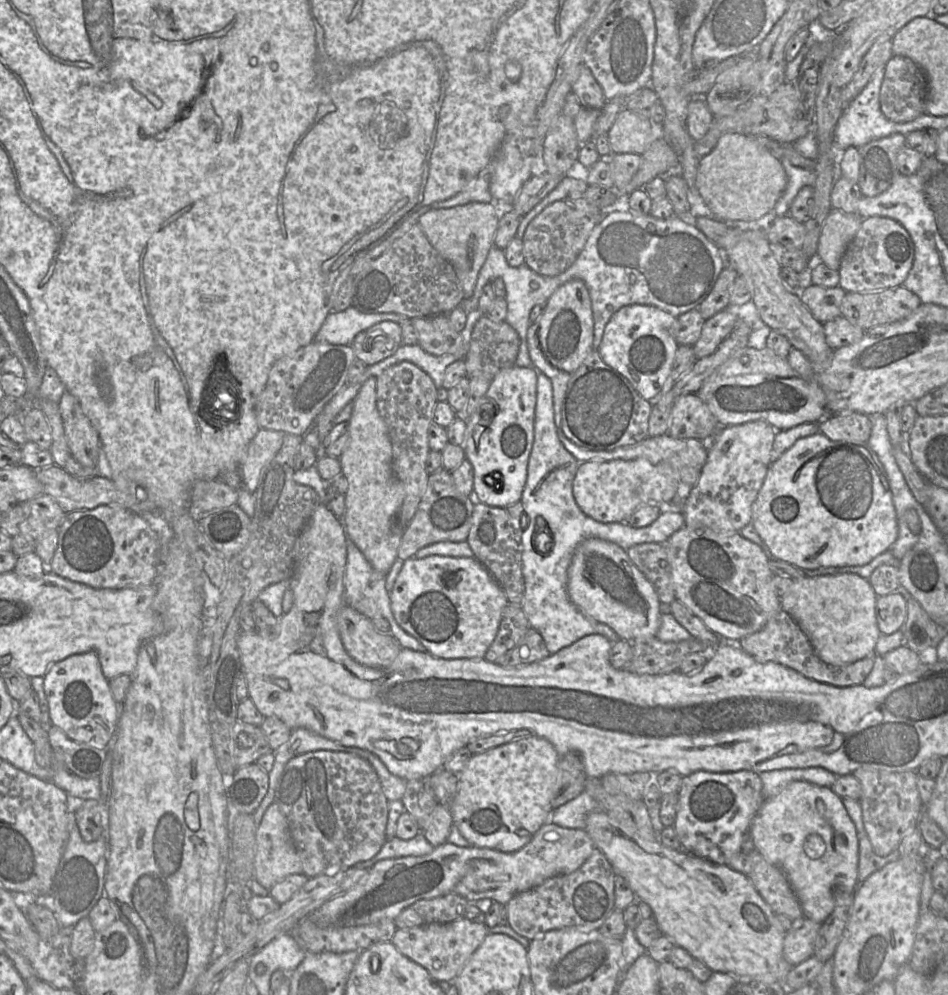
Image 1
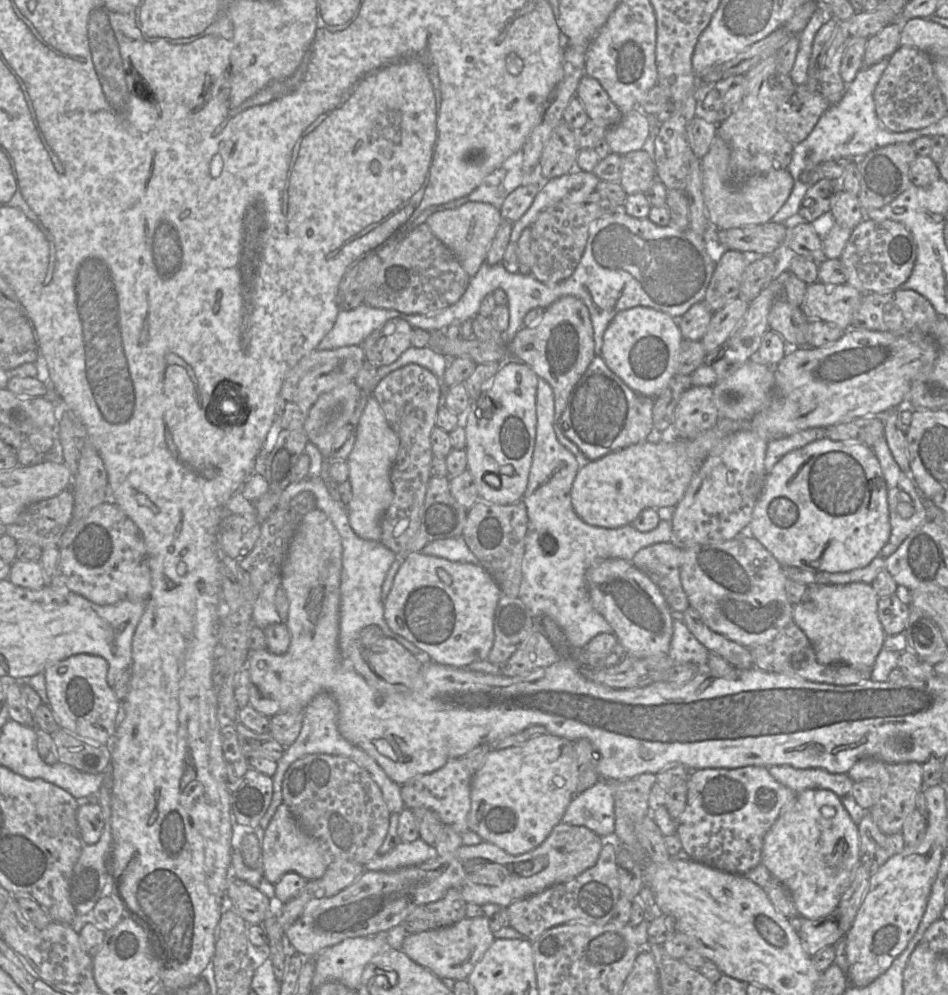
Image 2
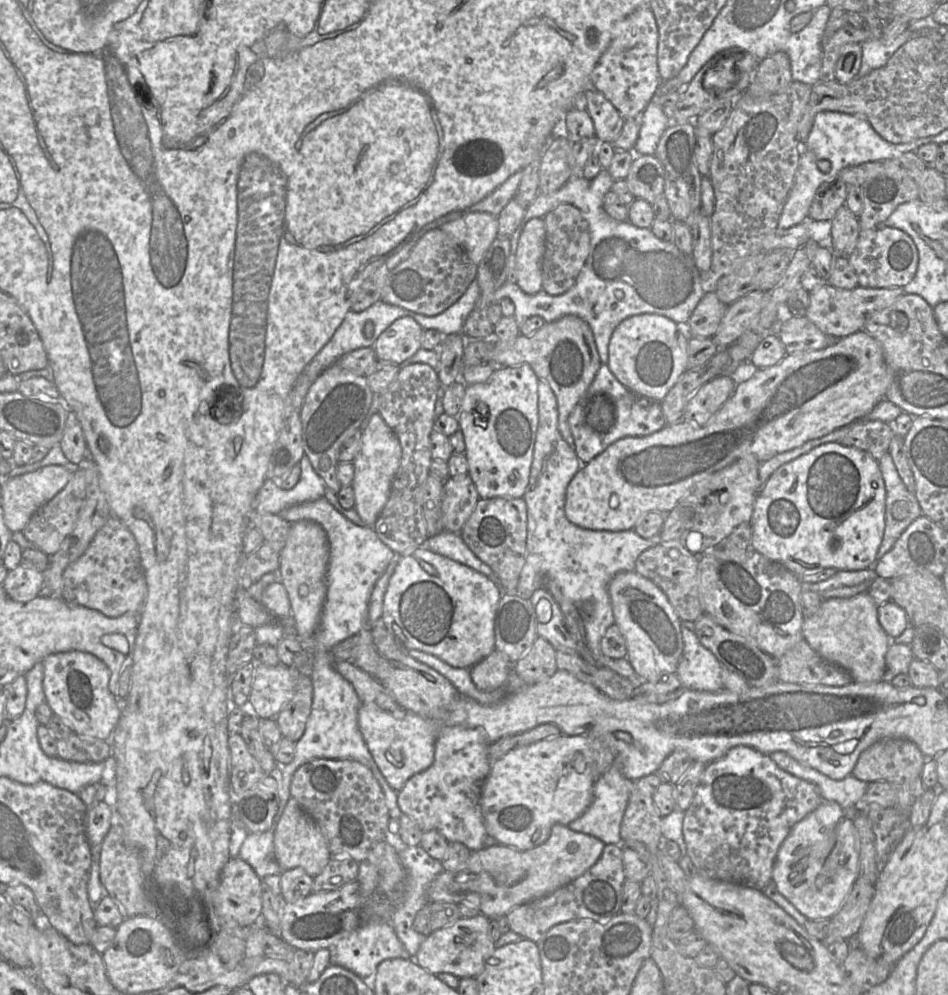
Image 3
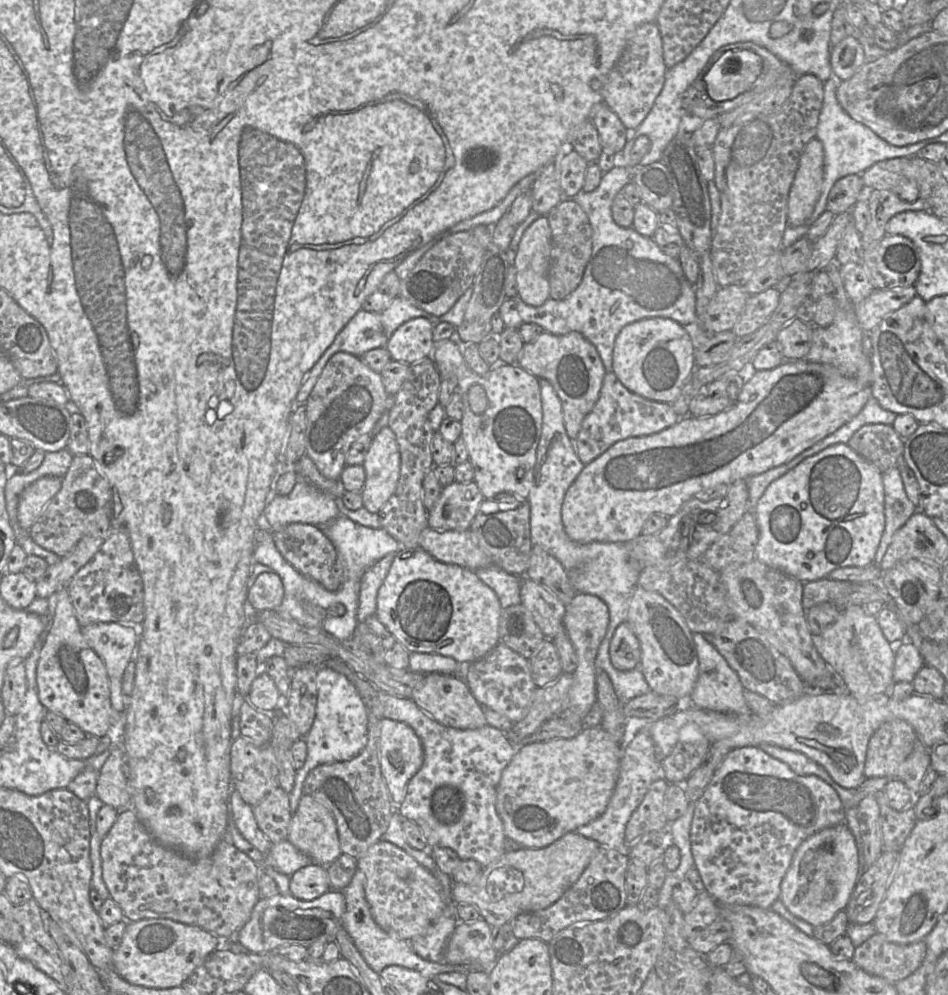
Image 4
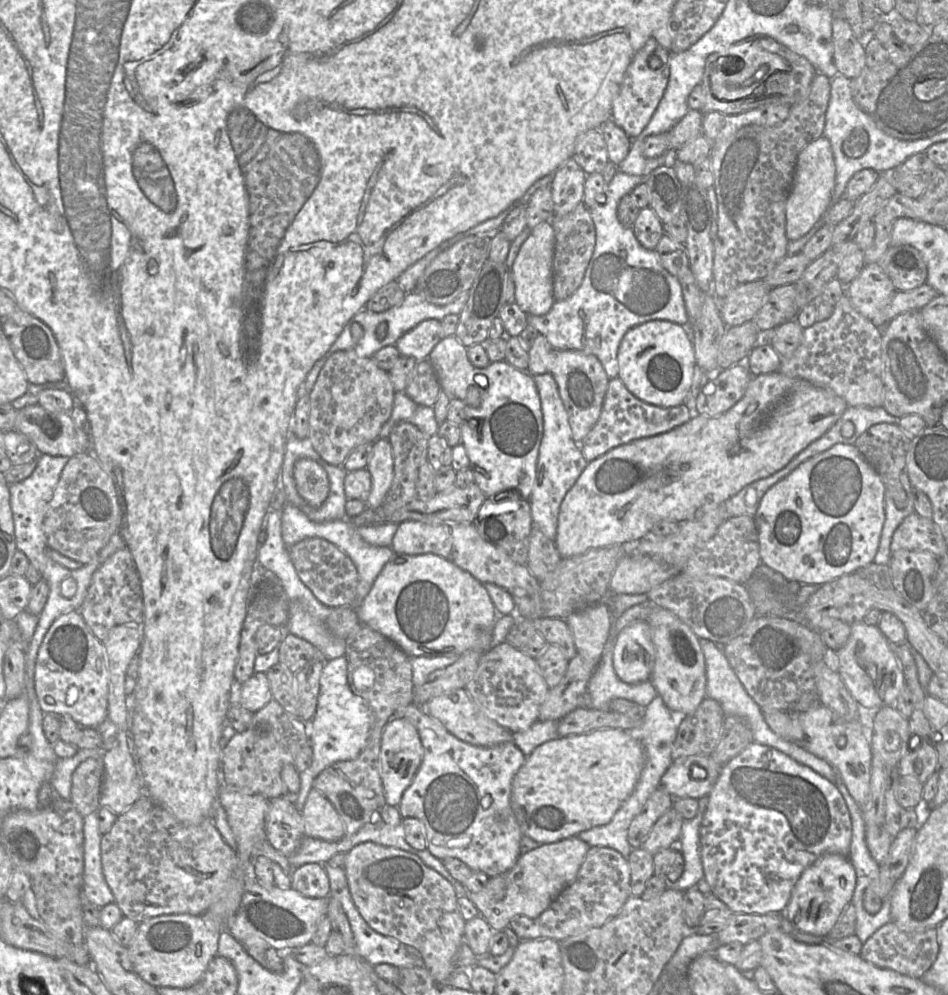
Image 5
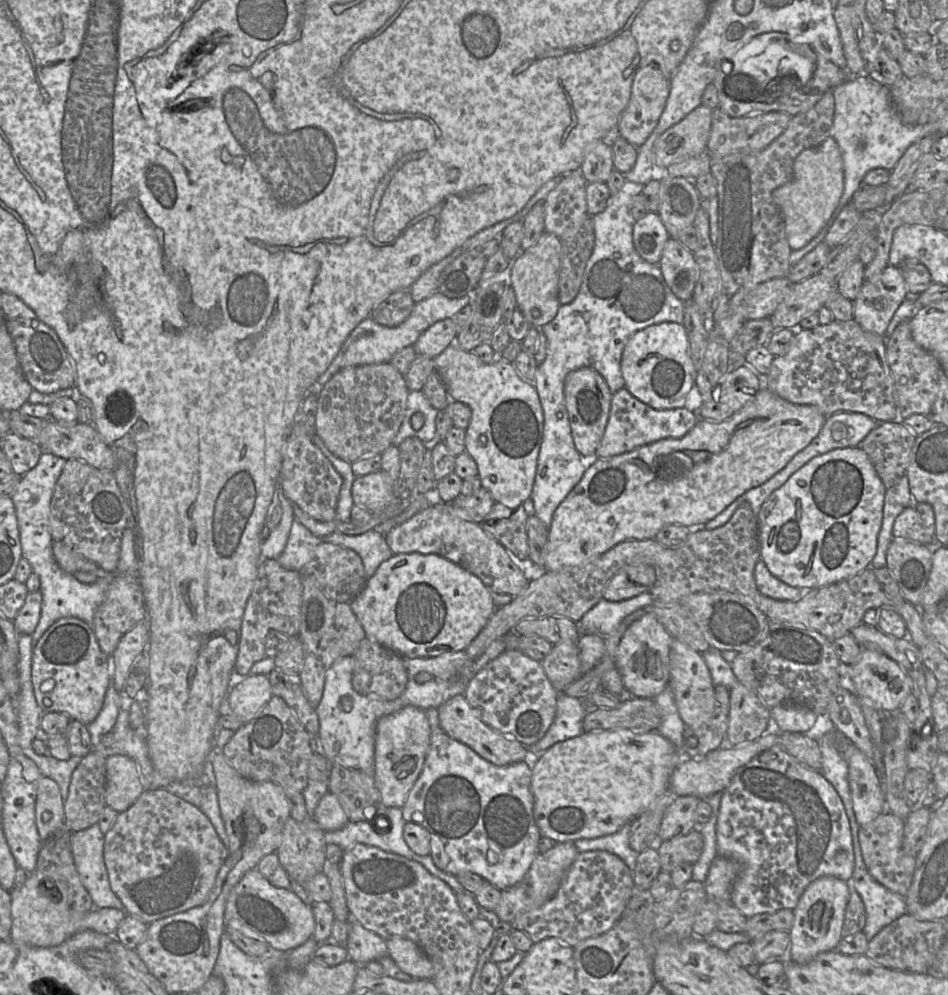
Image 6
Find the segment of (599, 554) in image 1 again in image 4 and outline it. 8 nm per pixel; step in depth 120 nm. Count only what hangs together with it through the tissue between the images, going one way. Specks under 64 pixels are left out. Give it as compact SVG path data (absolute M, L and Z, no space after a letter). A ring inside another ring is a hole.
M637 586L628 610L627 622L641 646L642 671L651 691L659 695L689 698L699 674L693 633L682 615L662 595Z

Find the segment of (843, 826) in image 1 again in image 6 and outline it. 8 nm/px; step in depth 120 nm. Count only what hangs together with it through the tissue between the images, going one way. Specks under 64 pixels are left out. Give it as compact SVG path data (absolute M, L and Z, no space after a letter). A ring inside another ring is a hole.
M833 876L817 878L806 887L793 910L794 921L789 931L788 947L790 960L805 964L821 952L836 950L843 938L842 926L848 898L848 882Z

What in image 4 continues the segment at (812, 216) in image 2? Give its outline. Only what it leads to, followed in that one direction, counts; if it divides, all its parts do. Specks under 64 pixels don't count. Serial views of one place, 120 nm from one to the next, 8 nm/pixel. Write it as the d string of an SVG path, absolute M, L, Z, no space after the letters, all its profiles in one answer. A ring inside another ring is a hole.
M850 174L844 176L832 186L827 197L826 210L834 215L850 211L866 191L861 175Z

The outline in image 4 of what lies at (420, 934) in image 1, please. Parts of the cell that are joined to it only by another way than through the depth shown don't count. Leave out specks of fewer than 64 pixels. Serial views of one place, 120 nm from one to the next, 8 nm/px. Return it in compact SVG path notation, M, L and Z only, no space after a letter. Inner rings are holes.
M479 918L473 922L457 923L443 953L443 962L436 963L465 964L468 967L479 967L477 971L489 973L495 966L496 960L497 951L491 944L491 925Z

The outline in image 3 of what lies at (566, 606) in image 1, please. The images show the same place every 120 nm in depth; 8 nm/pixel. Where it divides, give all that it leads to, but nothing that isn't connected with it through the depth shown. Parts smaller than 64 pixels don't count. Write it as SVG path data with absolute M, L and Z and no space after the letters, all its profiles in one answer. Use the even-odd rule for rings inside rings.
M539 379L538 384L538 417L539 421L529 483L523 496L527 507L526 559L515 593L529 600L536 589L540 587L545 588L545 580L549 578L558 585L564 596L576 604L578 608L582 603L591 601L594 604L593 613L590 616L583 616L583 622L585 639L594 659L598 665L611 669L620 676L630 680L636 688L641 685L643 680L637 675L628 659L612 659L601 651L600 643L604 634L607 629L615 624L608 588L611 580L618 573L635 570L636 560L642 552L660 544L660 533L651 538L642 538L634 529L619 532L596 531L583 529L571 523L565 513L566 492L571 480L581 466L585 464L581 463L575 450L562 438L558 429L556 396L549 384L542 379Z

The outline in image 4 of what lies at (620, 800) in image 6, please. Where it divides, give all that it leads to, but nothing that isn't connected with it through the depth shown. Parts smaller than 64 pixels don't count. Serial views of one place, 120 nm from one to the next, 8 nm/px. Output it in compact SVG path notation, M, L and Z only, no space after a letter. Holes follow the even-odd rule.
M601 726L584 727L570 739L523 744L502 772L496 809L507 838L525 848L544 848L606 810L614 792L622 746Z

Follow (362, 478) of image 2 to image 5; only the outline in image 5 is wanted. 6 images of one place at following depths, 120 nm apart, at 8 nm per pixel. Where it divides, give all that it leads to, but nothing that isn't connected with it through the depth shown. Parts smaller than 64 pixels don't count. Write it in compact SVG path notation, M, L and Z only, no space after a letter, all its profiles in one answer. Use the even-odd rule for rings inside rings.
M378 438L373 442L366 469L371 474L372 486L365 503L368 508L378 508L386 497L394 477L394 458L388 438Z

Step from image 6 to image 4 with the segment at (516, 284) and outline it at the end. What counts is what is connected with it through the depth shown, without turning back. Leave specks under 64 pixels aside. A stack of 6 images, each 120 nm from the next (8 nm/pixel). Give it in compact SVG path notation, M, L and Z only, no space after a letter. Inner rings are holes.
M540 216L524 232L514 263L518 296L527 305L539 307L550 298L551 248L547 216Z

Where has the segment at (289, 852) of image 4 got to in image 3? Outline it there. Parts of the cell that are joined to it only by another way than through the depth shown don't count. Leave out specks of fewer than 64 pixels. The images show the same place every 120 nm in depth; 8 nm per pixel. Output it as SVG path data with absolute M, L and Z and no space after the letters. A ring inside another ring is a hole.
M274 827L265 832L248 833L239 850L238 857L248 863L261 879L282 872L275 858L273 830Z

